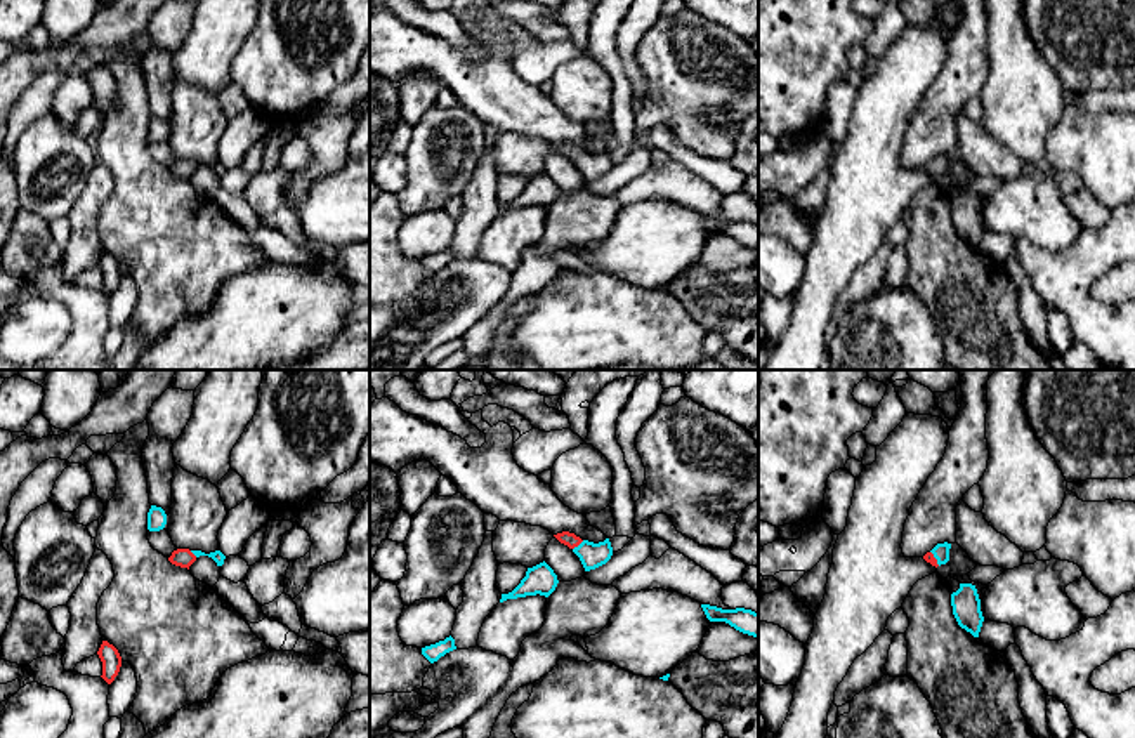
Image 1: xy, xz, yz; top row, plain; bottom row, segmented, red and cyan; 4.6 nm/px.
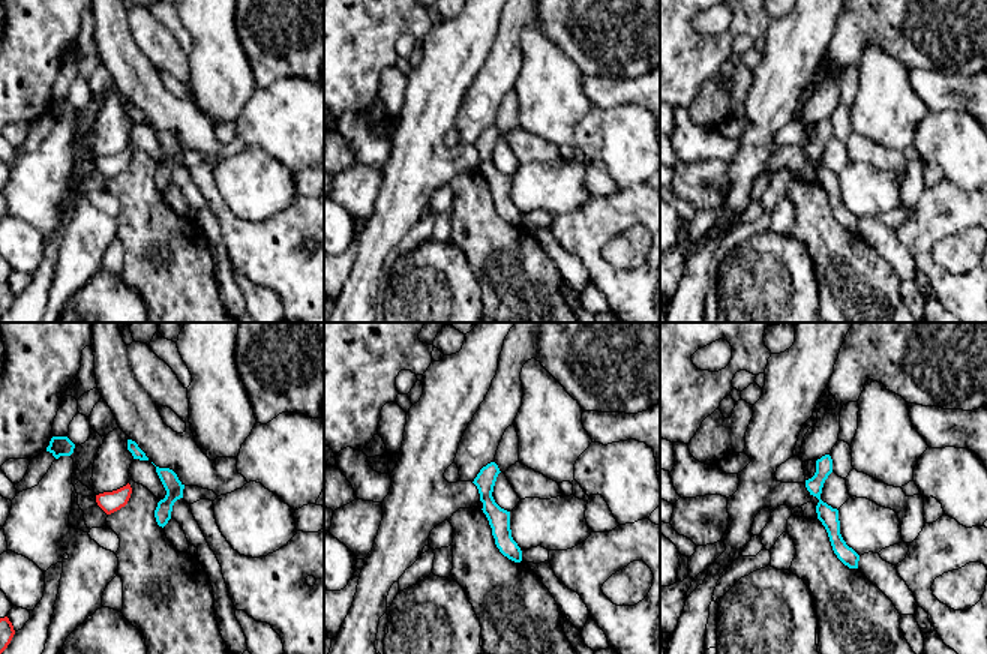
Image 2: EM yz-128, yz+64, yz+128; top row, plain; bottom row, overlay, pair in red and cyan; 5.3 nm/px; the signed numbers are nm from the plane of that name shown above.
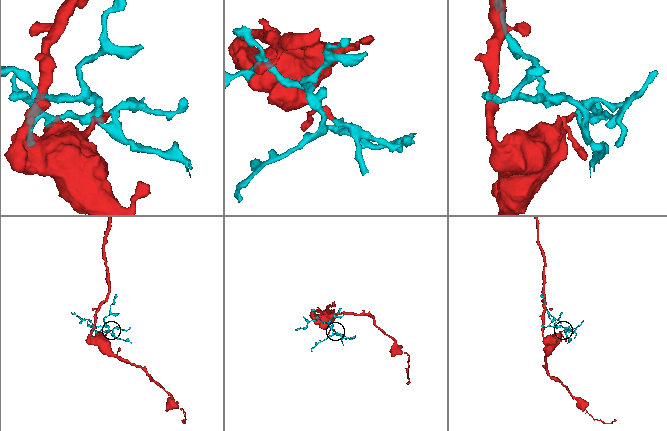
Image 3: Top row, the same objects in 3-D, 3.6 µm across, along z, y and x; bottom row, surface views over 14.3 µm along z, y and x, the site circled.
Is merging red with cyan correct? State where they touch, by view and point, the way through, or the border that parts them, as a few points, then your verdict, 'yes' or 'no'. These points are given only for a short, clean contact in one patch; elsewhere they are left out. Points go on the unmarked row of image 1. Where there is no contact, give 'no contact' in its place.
xz (578, 155) | across xz (571, 151), (578, 155), (590, 165) | yes

